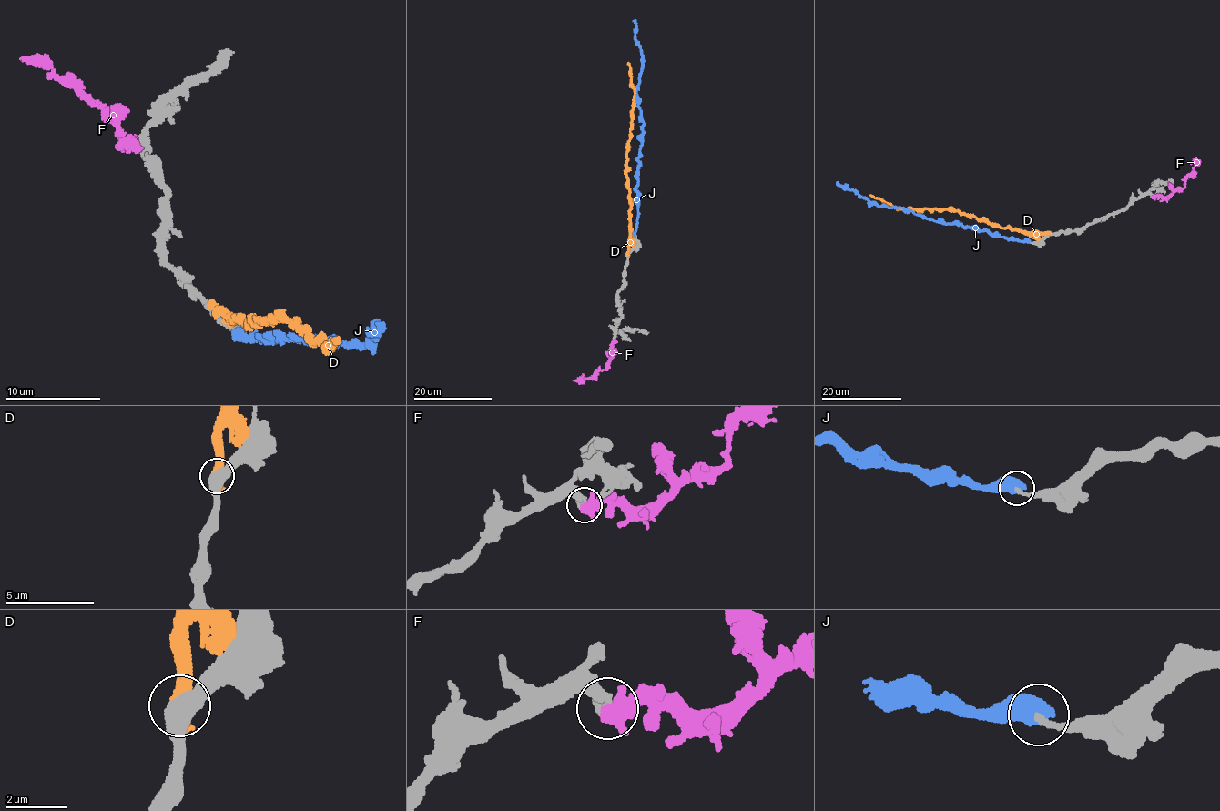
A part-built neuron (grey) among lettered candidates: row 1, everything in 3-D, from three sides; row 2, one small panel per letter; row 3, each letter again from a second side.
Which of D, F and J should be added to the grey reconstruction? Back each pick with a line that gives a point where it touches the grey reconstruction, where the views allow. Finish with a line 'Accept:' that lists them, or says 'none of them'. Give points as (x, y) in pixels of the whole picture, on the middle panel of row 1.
F: contact (614, 339)
Accept: F

